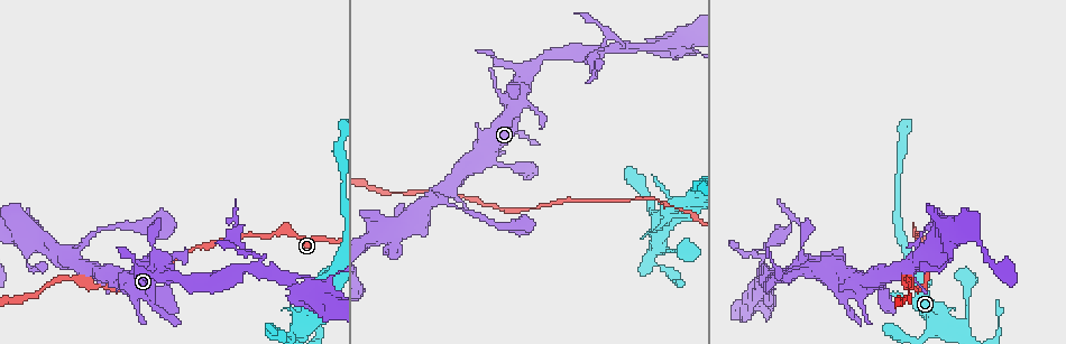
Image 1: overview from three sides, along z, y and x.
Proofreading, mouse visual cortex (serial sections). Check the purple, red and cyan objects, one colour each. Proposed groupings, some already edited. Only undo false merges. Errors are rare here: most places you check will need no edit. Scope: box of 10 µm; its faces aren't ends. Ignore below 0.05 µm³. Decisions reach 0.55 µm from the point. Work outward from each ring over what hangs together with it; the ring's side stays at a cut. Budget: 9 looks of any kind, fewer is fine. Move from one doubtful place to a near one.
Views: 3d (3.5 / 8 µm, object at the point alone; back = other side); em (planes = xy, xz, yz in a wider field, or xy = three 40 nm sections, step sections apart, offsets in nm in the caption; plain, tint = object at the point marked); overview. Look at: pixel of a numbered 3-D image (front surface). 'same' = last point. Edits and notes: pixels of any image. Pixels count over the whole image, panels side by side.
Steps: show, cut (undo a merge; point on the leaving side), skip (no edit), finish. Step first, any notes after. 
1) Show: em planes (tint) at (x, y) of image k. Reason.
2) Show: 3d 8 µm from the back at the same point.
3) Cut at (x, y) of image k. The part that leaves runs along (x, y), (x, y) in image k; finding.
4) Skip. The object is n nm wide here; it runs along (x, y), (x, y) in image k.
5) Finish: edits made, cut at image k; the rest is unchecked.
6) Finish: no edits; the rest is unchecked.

Show: 3d 3.5 µm at (273, 232) of image 1. Thin neck.

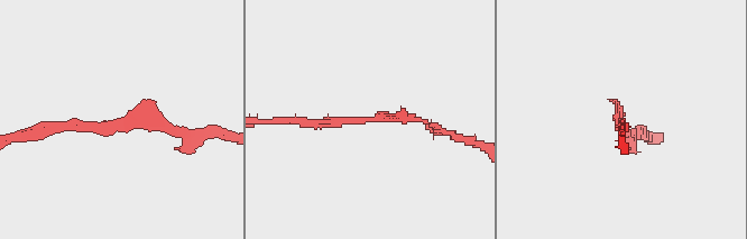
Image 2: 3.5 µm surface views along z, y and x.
Show: em xy step 5 (tint) at (369, 118) of image 2. Need the tissue.

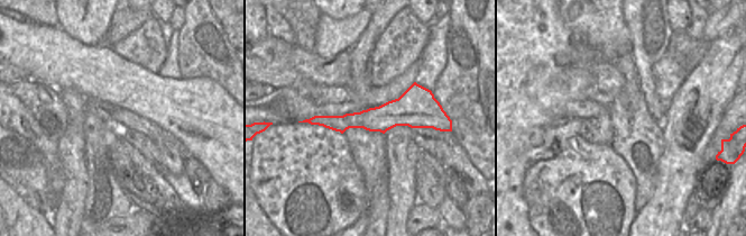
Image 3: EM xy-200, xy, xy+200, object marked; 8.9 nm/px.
Skip. It runs along (429, 110), (312, 120) in image 3; all the same cell.

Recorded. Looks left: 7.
Show: 3d 3.5 µm from the back at (955, 331) of image 1. Small branch off a trunk.

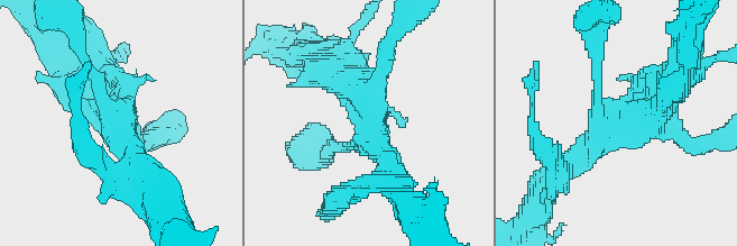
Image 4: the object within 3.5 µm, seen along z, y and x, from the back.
Show: em xy step 2 (tint) at (369, 126) of image 4.

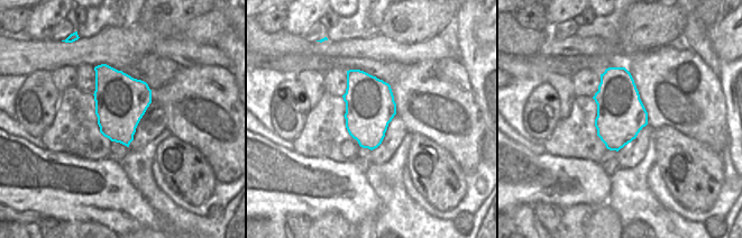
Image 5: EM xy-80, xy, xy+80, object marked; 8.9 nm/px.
Show: em planes (tint) at the same point. Cut it another way.

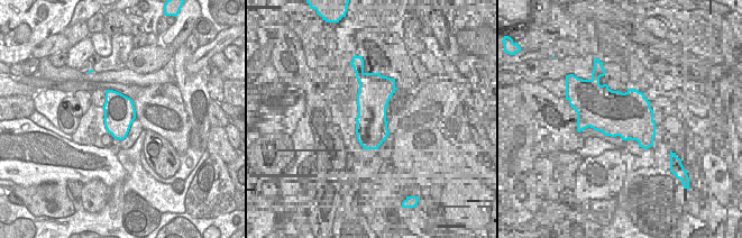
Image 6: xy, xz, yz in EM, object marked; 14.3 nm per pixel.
Skip. It runs along (672, 82), (608, 127), (593, 72) in image 4; one cell here.

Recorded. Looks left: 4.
Show: 3d 3.5 µm at (163, 272) of image 1.

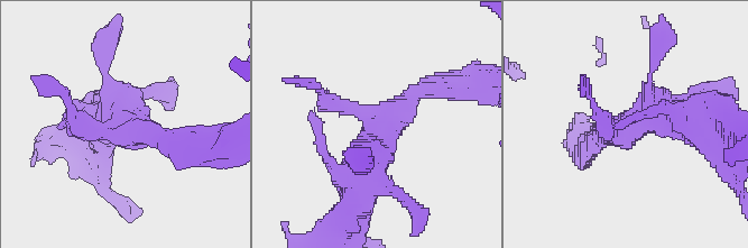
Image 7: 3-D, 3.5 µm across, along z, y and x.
Show: em planes (tint) at (124, 126) of image 7. Shape alone is not enough.

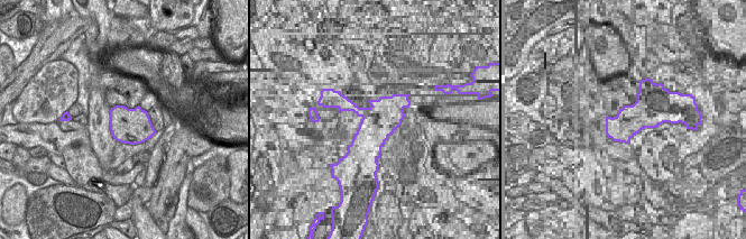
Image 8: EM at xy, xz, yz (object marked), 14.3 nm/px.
Skip. The object is 500 nm wide here; it runs along (354, 218), (371, 134), (413, 97) in image 7; all the same cell.

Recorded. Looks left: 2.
Show: 3d 3.5 µm from the back at (448, 202) of image 1. Thick turns thin.

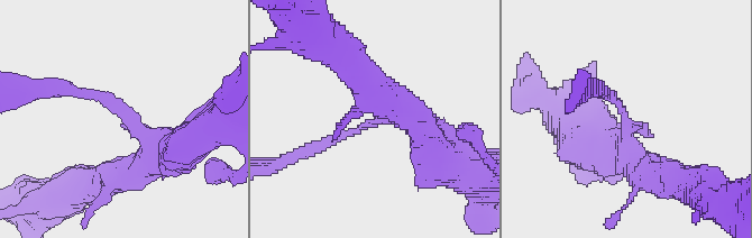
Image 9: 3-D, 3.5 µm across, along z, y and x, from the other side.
Show: em planes (tint) at (622, 110) of image 9.

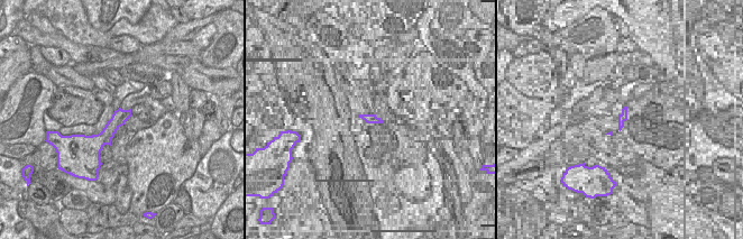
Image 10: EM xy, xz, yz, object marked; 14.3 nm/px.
Skip. It runs along (148, 165), (121, 110), (55, 90) in image 9; one cell here.

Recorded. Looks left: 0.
Finish: no edits; the rest is unchecked.

